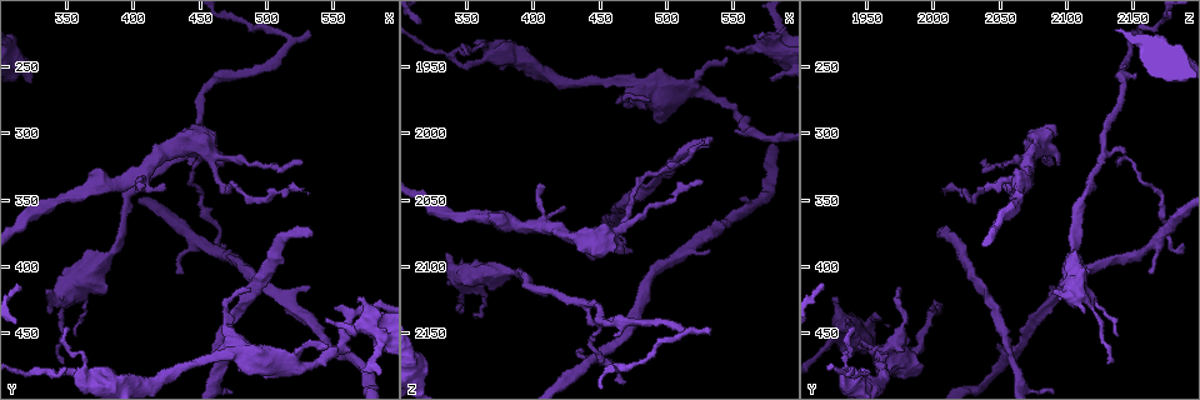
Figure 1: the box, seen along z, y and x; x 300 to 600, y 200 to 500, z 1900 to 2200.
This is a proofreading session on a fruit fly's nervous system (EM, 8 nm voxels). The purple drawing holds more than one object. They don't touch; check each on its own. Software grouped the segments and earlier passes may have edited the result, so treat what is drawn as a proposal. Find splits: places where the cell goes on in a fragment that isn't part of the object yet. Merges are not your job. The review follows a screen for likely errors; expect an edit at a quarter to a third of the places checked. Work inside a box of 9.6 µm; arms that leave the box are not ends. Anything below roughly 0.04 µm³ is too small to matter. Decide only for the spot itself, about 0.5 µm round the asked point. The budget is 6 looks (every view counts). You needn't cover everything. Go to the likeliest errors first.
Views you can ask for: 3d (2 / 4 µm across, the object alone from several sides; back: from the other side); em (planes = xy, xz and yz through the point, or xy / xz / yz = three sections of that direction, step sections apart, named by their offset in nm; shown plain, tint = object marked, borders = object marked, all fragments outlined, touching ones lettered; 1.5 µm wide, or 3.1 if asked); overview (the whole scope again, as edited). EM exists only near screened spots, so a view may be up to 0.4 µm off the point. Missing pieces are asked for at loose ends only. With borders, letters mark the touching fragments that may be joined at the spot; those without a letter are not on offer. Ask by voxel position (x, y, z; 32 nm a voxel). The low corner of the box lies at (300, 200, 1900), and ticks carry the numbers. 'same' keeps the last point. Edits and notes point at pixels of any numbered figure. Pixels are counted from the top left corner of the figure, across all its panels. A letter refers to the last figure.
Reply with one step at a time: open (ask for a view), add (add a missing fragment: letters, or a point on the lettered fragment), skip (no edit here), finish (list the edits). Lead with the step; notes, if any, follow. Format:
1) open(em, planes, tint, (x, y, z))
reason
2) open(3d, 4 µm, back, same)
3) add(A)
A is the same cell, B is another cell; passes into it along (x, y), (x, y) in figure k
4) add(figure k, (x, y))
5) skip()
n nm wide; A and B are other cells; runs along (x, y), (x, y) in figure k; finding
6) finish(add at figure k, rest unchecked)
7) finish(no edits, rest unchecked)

open(em, 3.1 µm, planes, borders, (534, 378, 2006))
end of a long branch

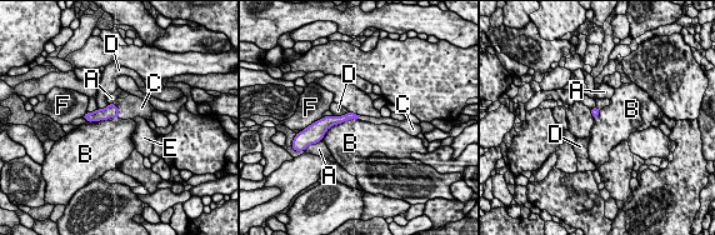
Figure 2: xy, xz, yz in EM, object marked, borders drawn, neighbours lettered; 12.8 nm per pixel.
add(C)
C is the same cell, A, B, D, E and F are other cells; the cell continues

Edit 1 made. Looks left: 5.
open(overview)

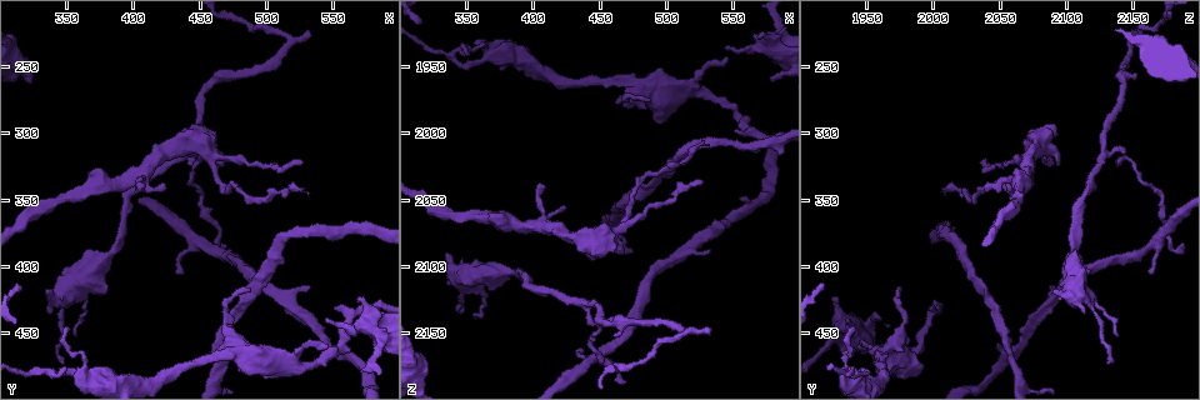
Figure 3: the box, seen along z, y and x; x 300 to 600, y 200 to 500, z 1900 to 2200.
open(em, planes, borders, (534, 224, 2150))
tapers out

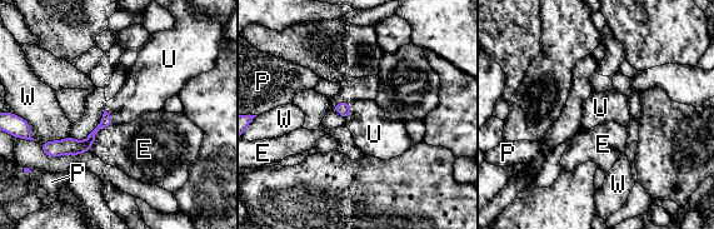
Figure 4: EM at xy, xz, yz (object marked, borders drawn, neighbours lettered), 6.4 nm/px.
add(U)
U is the same cell, E, P and W are other cells; the cell continues

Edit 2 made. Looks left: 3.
open(em, xz, step 4, tint, (350, 446, 1942))
free end

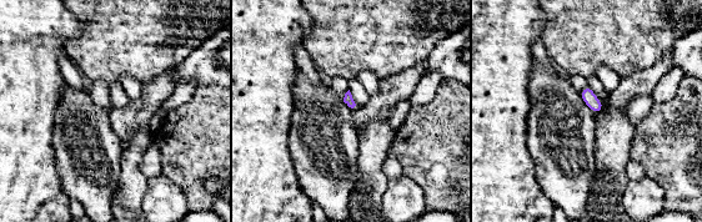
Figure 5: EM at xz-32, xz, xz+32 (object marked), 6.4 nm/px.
open(em, planes, borders, same)
cut it another way

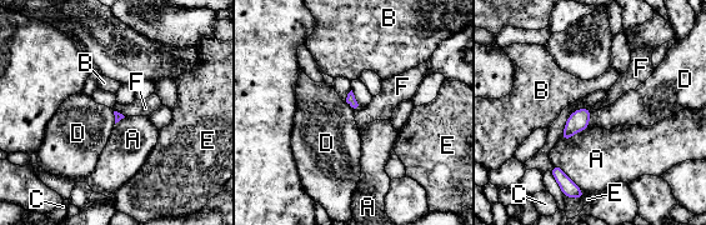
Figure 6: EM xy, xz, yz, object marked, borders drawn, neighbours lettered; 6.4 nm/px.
skip()
A, B, C, D, E and F are other cells; border along (591, 109), (587, 126) in figure 6; none of them fits

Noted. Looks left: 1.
finish(add at figure 2, add at figure 4, rest unchecked)

